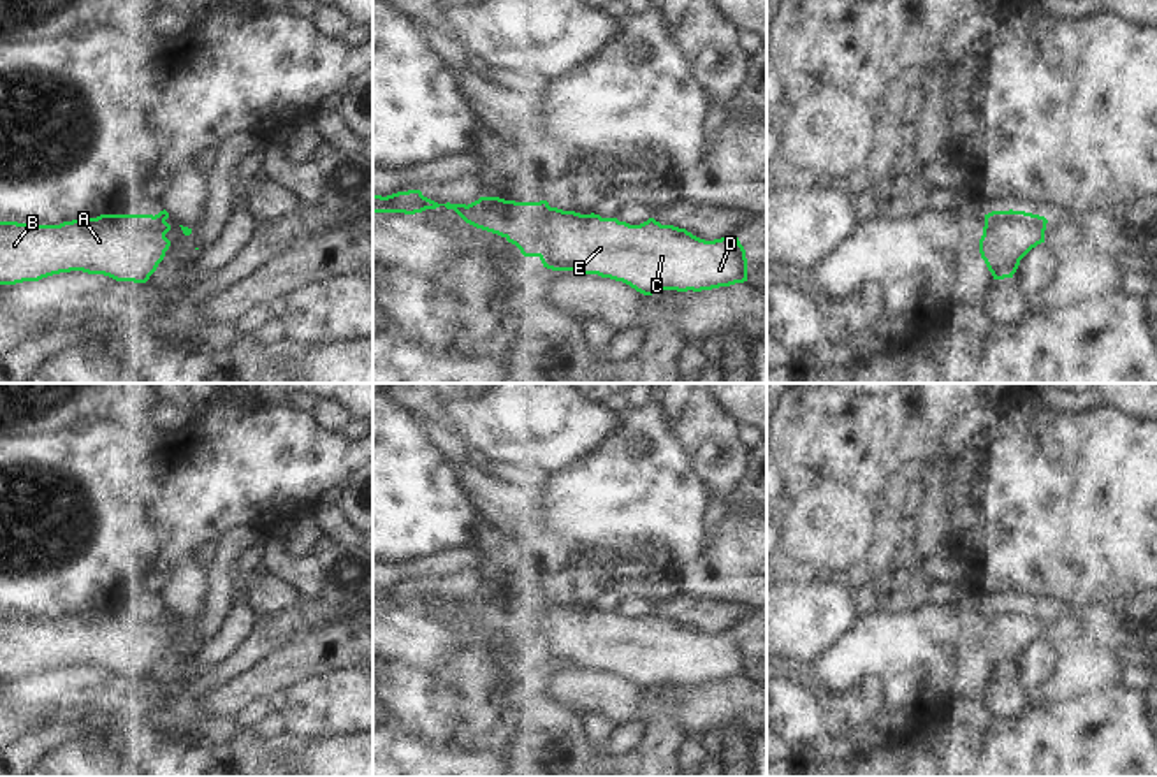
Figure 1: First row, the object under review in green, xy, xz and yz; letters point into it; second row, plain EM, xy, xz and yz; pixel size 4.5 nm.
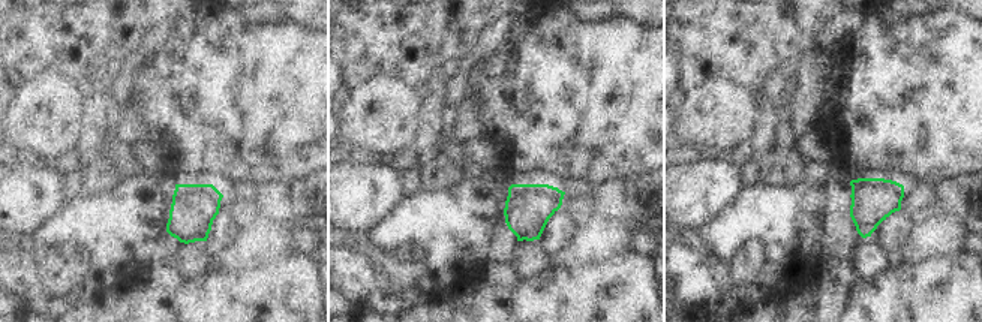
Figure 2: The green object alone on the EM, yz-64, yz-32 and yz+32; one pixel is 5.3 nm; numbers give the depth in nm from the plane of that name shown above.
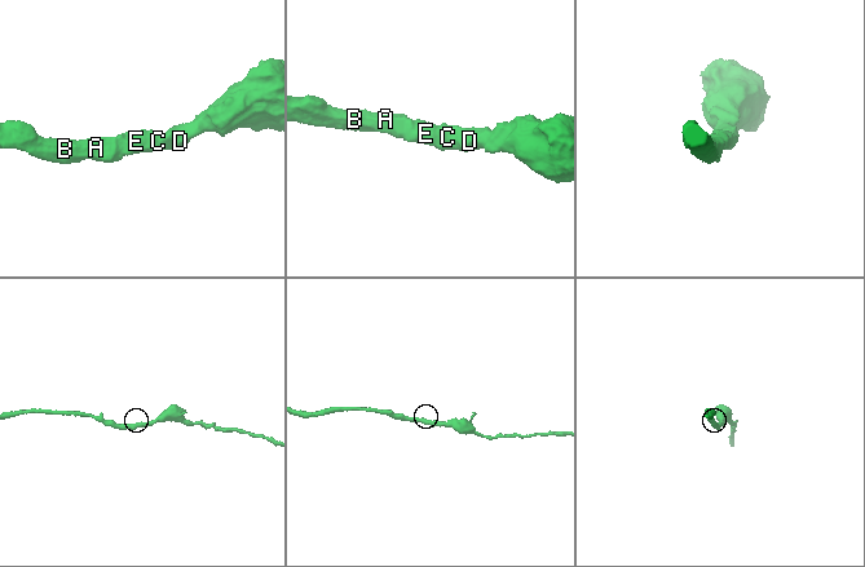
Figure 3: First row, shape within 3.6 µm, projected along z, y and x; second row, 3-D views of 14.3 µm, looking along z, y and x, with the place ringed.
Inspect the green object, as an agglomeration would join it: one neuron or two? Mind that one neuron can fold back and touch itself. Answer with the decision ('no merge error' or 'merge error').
no merge error

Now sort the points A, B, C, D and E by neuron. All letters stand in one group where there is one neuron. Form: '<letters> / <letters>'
A B C D E

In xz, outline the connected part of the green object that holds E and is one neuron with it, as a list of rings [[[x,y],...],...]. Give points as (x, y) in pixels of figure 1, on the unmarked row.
[[[420,584],[397,585],[387,591],[373,587],[373,606],[415,608],[445,599],[466,617],[498,628],[515,638],[524,650],[538,650],[552,664],[575,664],[622,675],[644,689],[659,684],[702,686],[747,675],[746,643],[737,629],[705,635],[686,622],[661,619],[654,612],[629,619],[617,612],[580,608],[550,601],[547,594],[515,596],[499,591],[480,591],[471,598],[438,598]]]

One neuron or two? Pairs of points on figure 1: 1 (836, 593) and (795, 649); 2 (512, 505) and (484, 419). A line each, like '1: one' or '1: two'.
1: one
2: two

